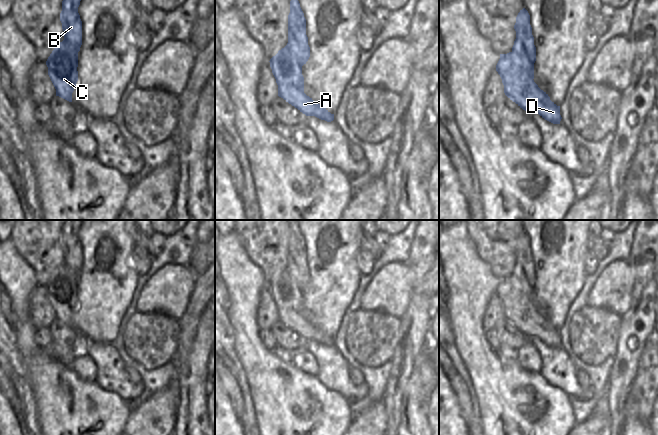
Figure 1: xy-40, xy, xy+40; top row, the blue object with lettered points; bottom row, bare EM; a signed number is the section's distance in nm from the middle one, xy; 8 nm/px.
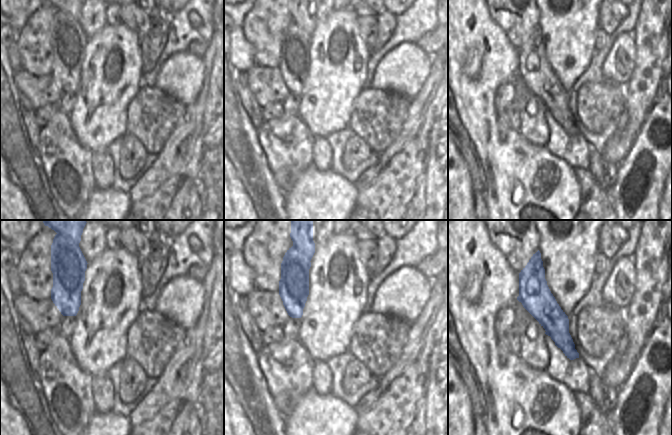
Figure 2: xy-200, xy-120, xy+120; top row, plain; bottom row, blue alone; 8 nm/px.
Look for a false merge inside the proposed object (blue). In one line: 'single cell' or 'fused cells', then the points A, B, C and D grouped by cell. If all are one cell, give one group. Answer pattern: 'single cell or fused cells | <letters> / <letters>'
fused cells | A C D / B

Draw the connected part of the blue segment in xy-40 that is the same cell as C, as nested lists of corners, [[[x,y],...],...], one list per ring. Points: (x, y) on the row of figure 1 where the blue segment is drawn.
[[[63,40],[54,48],[46,65],[56,96],[72,102],[72,93],[78,81],[78,52]]]

